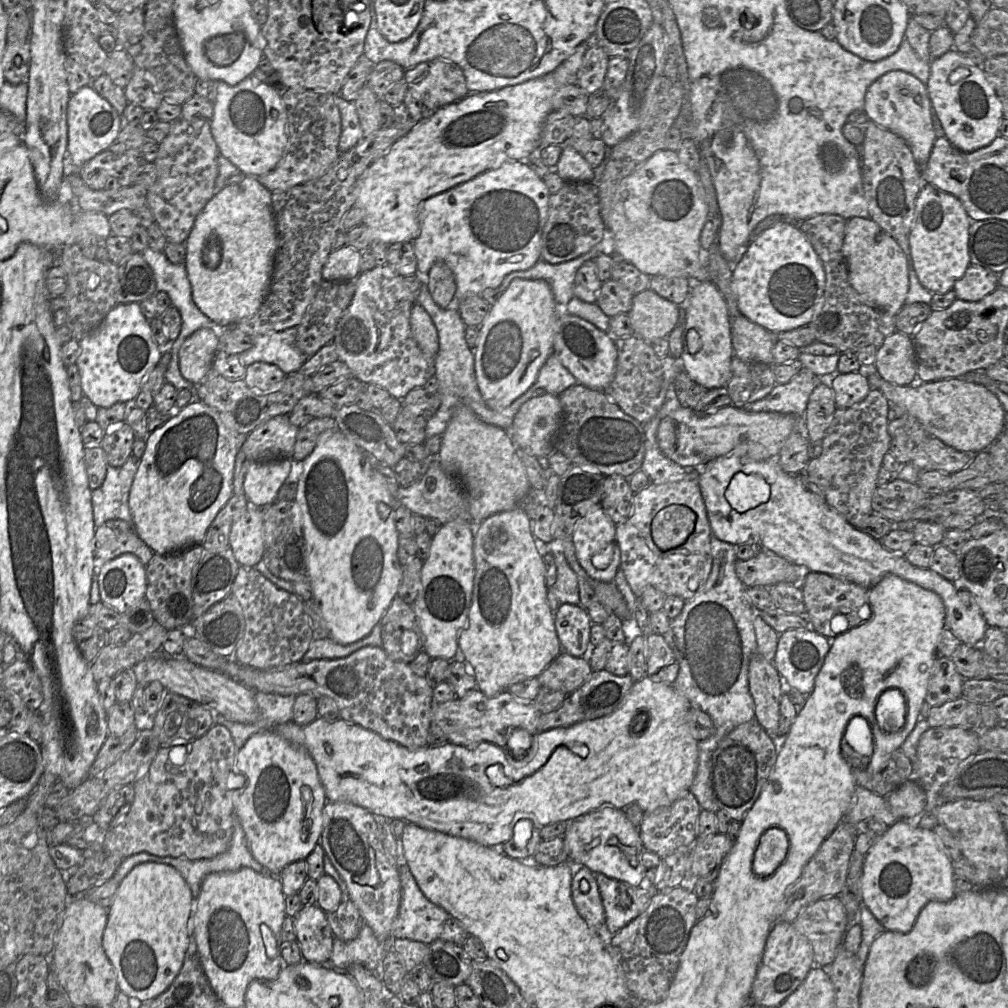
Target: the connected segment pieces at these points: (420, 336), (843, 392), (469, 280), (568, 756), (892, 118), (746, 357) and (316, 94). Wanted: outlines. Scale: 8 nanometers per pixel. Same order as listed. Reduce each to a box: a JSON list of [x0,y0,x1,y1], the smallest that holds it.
[[410,303,439,359],[827,371,871,408],[413,162,550,309],[273,676,699,849],[864,70,936,168],[731,314,775,365],[258,88,341,192]]

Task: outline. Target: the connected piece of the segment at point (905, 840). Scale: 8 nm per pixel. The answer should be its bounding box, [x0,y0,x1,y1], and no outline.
[861,820,955,933]

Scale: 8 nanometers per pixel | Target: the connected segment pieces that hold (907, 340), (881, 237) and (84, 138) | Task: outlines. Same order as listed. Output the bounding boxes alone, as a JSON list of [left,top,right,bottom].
[[874,331,917,384],[843,217,909,316],[63,86,123,176]]

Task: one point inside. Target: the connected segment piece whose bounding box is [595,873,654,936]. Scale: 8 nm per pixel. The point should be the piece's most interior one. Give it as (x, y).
(622, 903)

